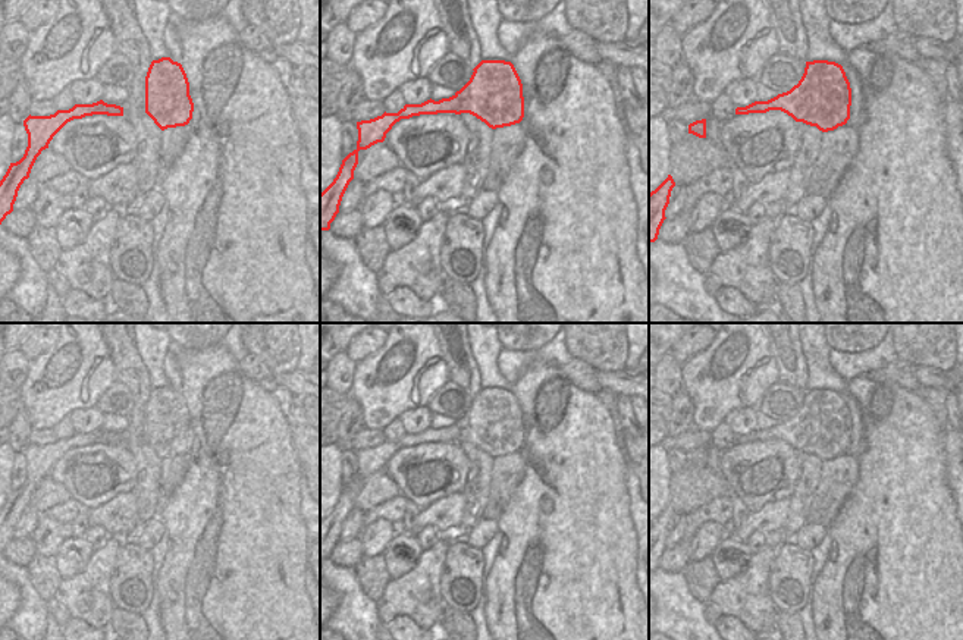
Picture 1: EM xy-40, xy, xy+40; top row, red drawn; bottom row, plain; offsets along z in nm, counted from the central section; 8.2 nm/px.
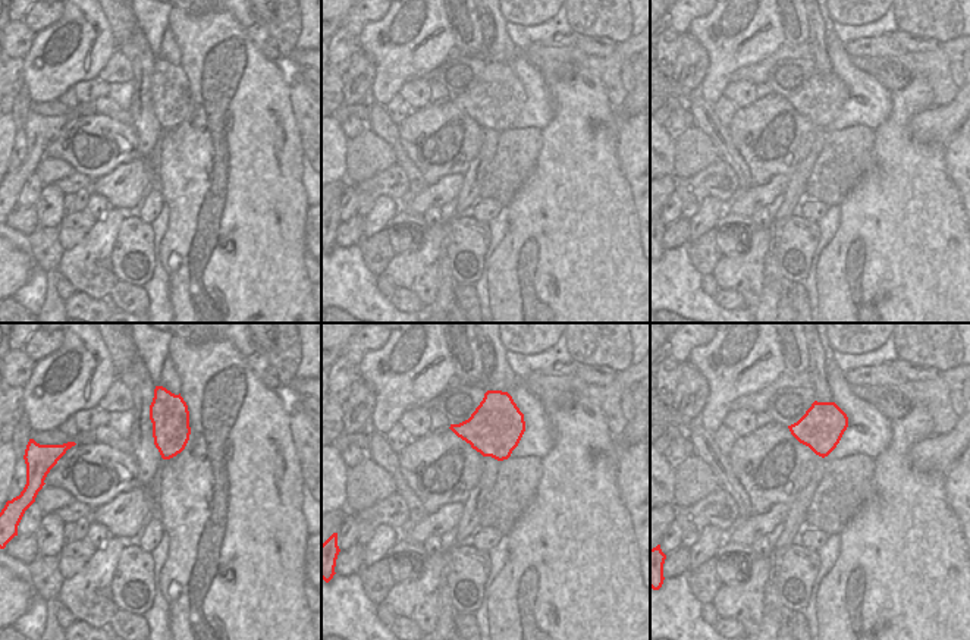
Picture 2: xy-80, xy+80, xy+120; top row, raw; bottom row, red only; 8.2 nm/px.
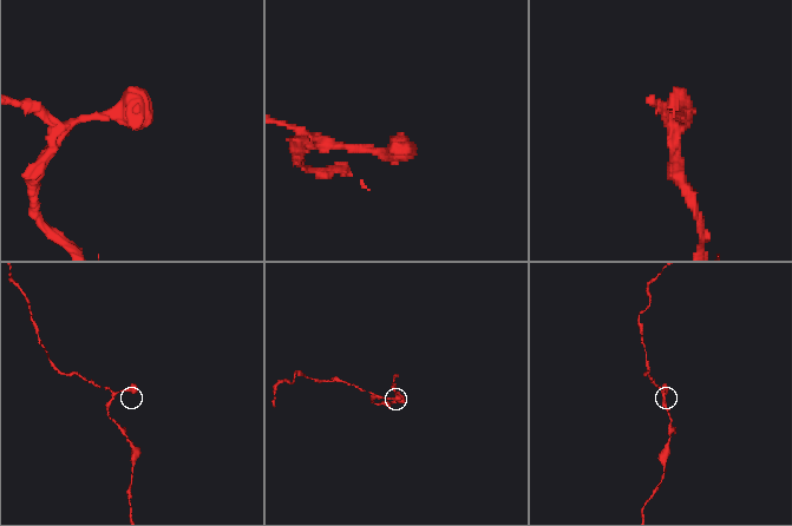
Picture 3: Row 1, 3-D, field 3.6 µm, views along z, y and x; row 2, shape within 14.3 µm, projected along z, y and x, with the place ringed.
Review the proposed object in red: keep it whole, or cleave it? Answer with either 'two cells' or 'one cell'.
one cell

